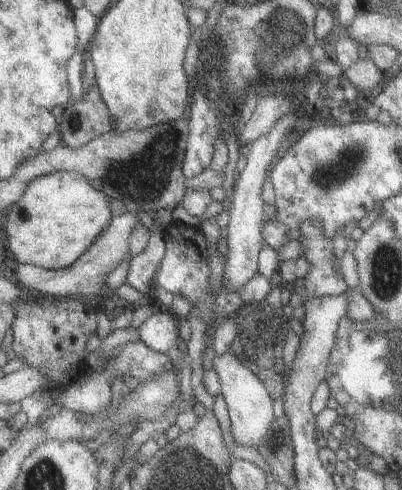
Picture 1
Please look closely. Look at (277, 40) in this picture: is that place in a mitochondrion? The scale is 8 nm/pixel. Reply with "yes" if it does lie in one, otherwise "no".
yes

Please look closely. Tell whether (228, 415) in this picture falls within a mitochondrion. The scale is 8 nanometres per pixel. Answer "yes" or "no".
no

